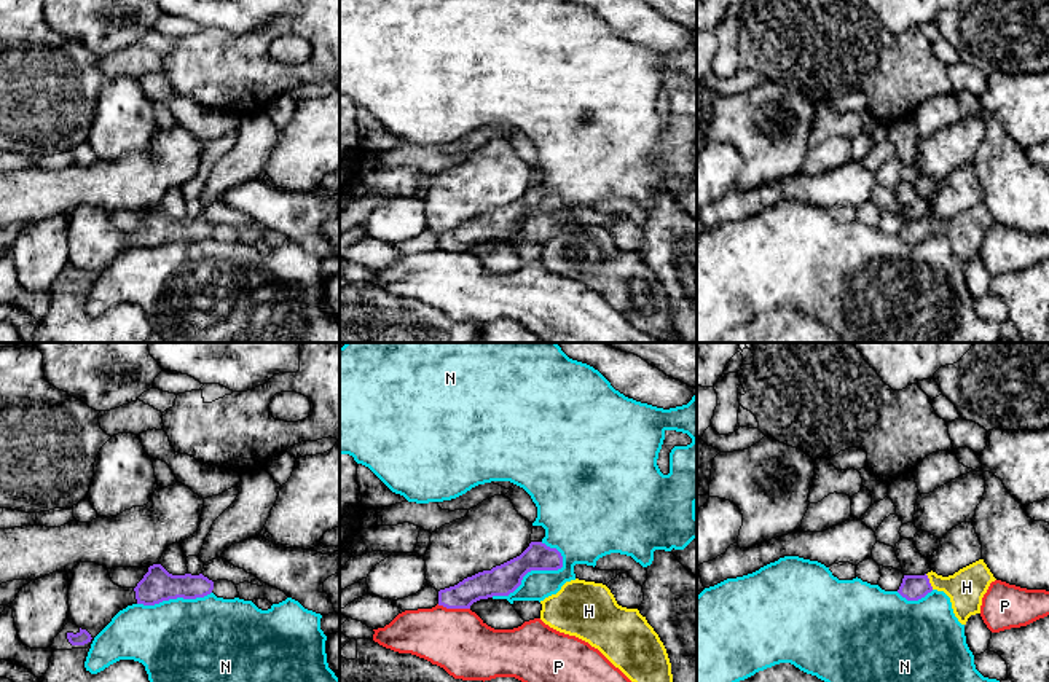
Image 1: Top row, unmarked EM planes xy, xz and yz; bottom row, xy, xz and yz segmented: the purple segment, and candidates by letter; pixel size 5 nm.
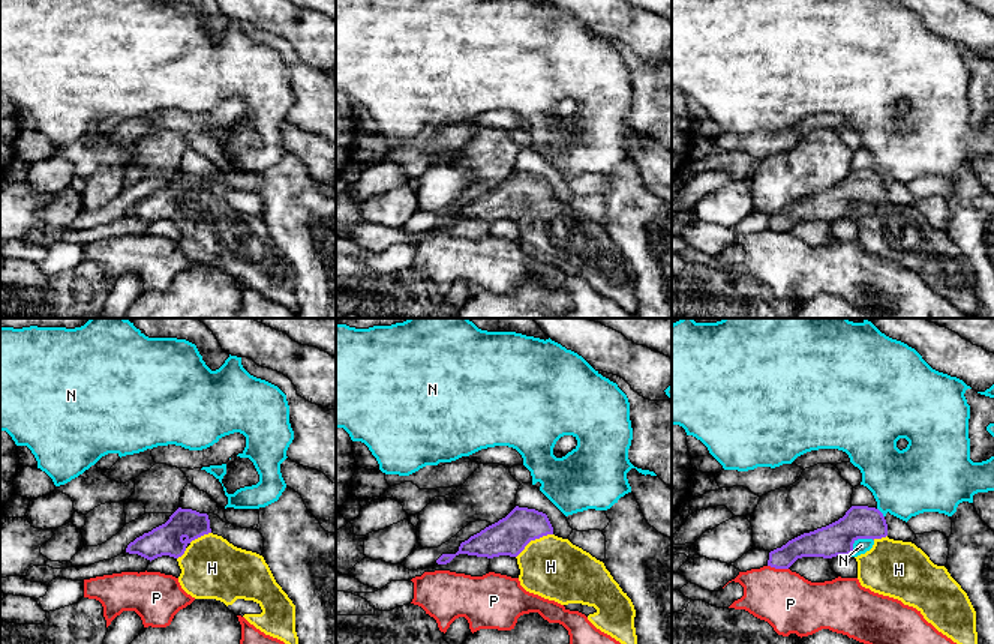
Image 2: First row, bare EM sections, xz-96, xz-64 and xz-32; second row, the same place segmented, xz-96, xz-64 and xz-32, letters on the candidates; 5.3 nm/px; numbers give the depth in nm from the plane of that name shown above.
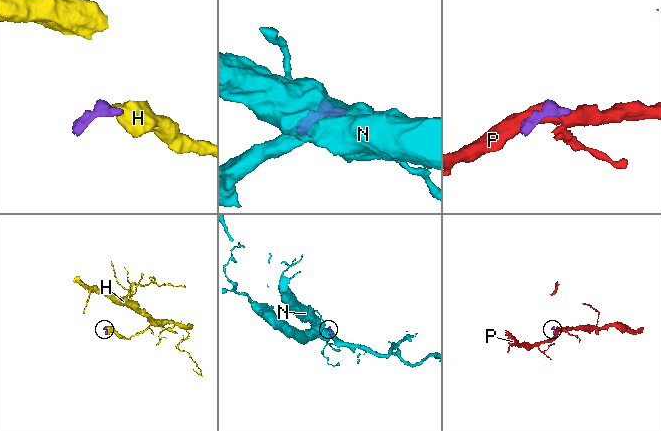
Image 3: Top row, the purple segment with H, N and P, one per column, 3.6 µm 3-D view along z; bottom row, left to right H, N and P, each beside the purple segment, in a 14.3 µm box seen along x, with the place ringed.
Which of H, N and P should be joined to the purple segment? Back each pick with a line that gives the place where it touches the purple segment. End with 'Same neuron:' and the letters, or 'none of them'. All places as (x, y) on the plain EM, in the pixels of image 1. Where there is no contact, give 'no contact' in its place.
H: yz (928, 225)
Same neuron: H

